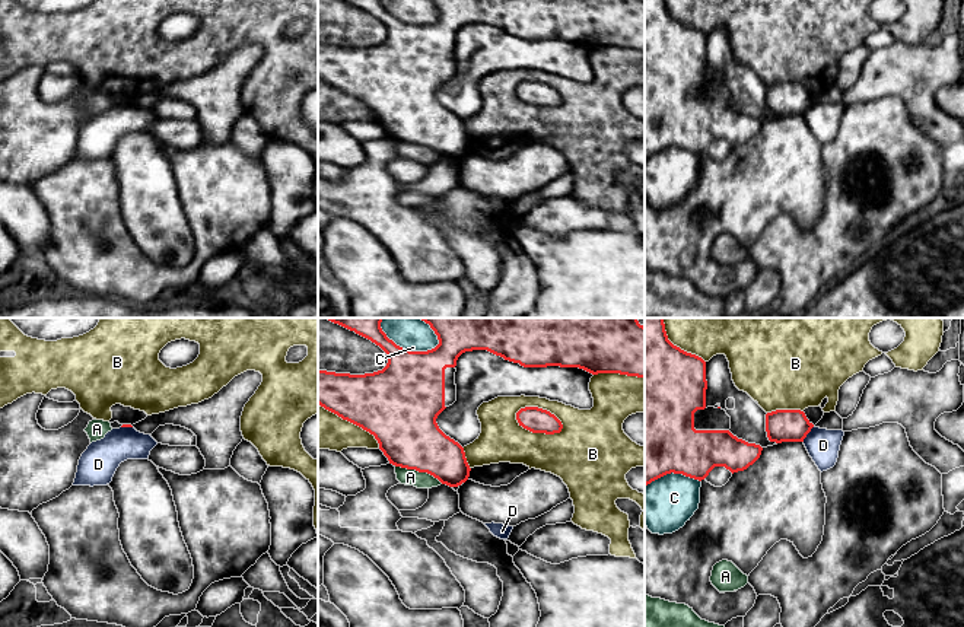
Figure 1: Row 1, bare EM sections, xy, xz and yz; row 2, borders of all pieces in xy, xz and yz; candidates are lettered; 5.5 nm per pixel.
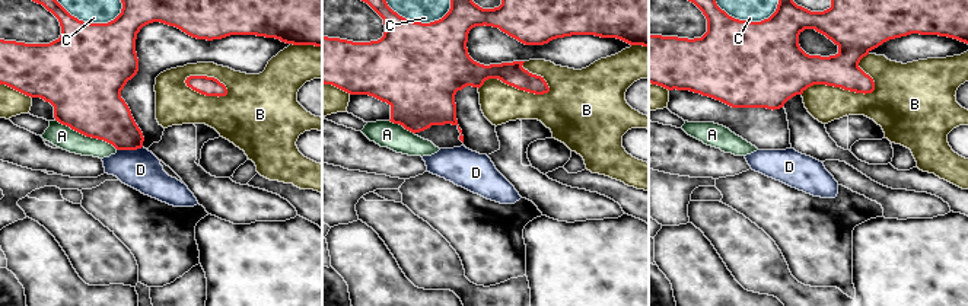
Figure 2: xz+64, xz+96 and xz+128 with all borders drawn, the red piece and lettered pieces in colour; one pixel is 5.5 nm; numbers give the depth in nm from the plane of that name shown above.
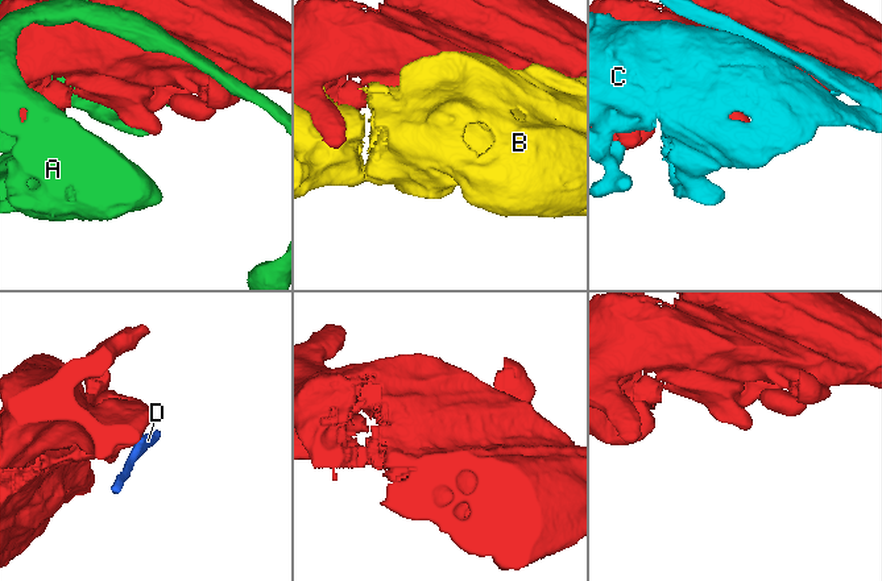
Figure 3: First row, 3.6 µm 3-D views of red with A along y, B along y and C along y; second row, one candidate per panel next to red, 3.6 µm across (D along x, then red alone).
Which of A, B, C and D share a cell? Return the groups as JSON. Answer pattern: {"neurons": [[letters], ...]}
{"neurons": [["A"], ["B"], ["C"], ["D"]]}

